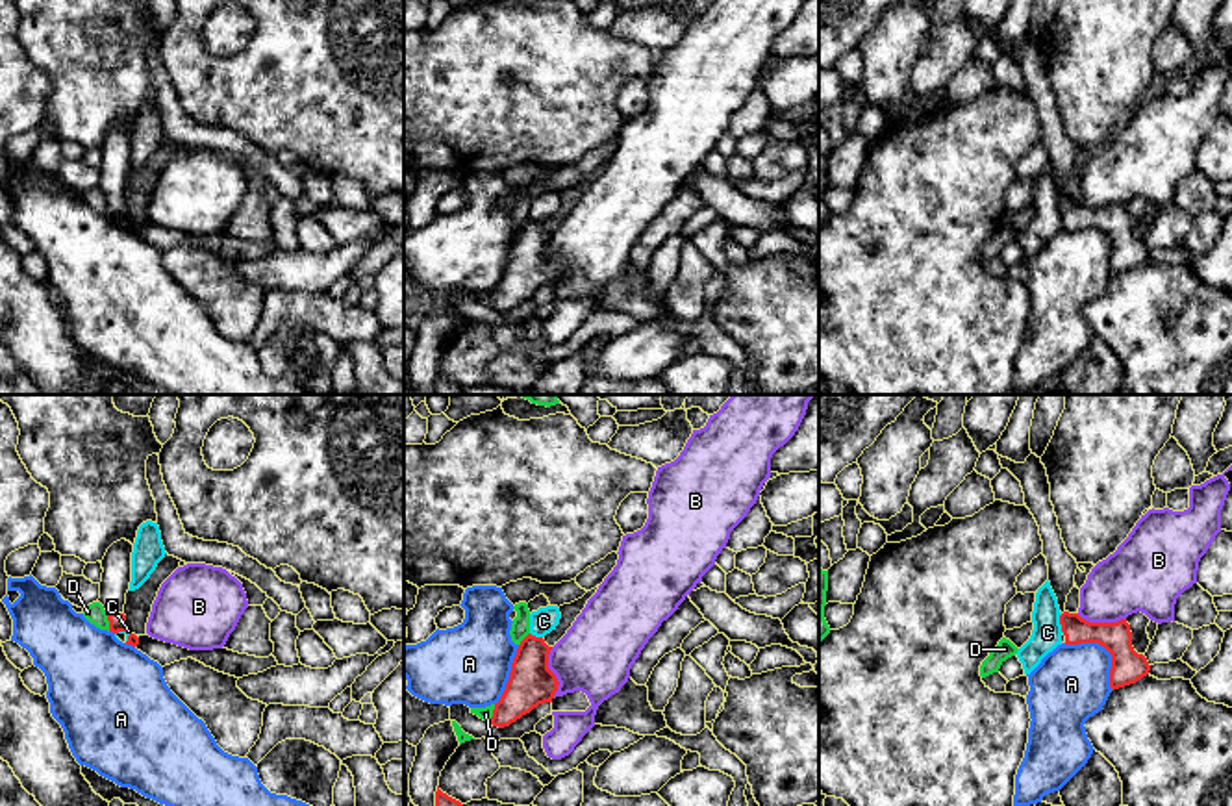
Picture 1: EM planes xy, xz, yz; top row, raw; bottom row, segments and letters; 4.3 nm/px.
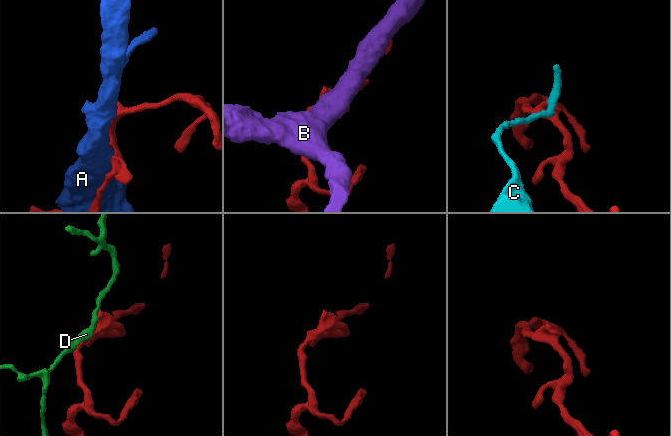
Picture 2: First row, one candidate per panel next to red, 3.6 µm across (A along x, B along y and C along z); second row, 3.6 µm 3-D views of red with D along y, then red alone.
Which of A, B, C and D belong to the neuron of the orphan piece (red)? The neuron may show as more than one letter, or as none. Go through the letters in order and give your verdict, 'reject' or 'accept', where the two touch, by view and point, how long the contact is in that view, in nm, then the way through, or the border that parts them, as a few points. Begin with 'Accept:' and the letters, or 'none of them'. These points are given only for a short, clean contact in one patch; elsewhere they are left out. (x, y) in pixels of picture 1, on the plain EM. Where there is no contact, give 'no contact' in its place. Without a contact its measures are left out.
Accept: none of them
A: reject | yz (1105, 232) | 300 nm
B: reject | xz (553, 258) | 220 nm | along xz (551, 232), (549, 254), (558, 267), (554, 282)
C: reject | yz (1060, 208) | 90 nm | along yz (1060, 199), (1060, 214), (1064, 217)
D: reject | xy (110, 208) | 80 nm | along xy (106, 199), (110, 215)

